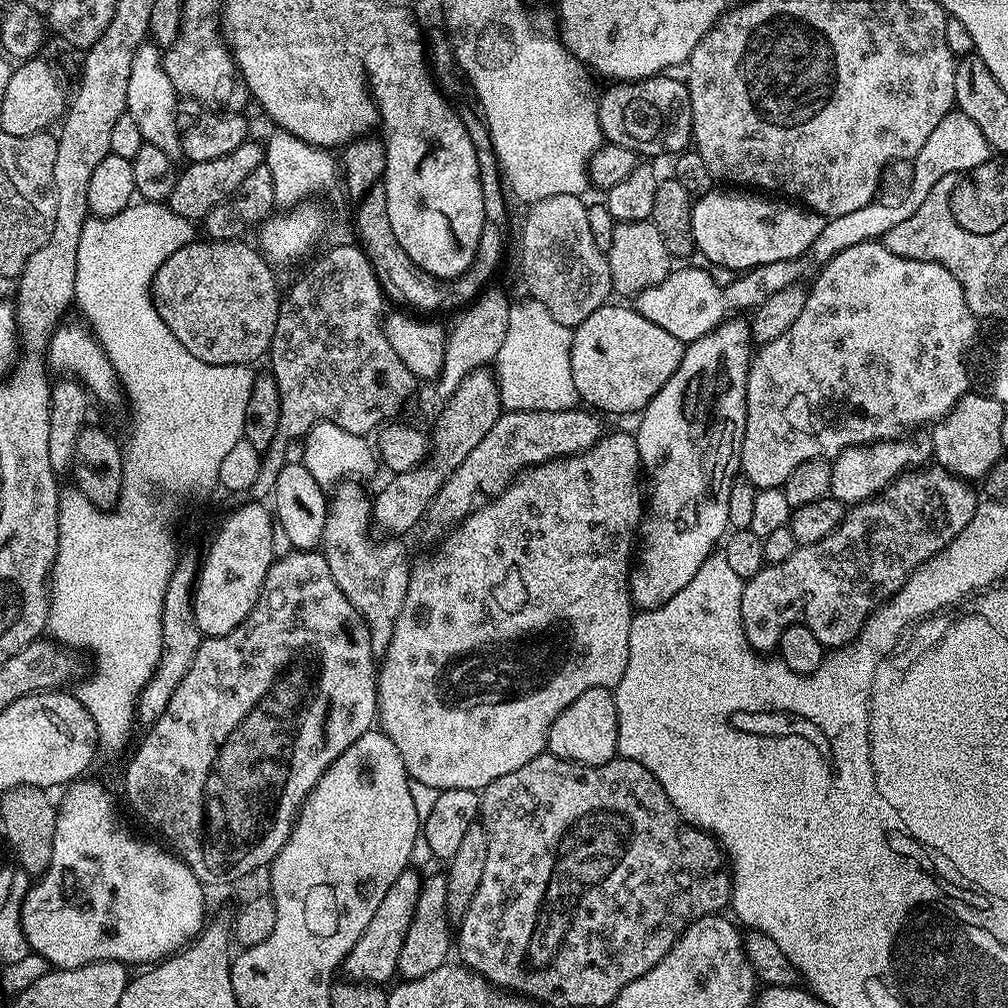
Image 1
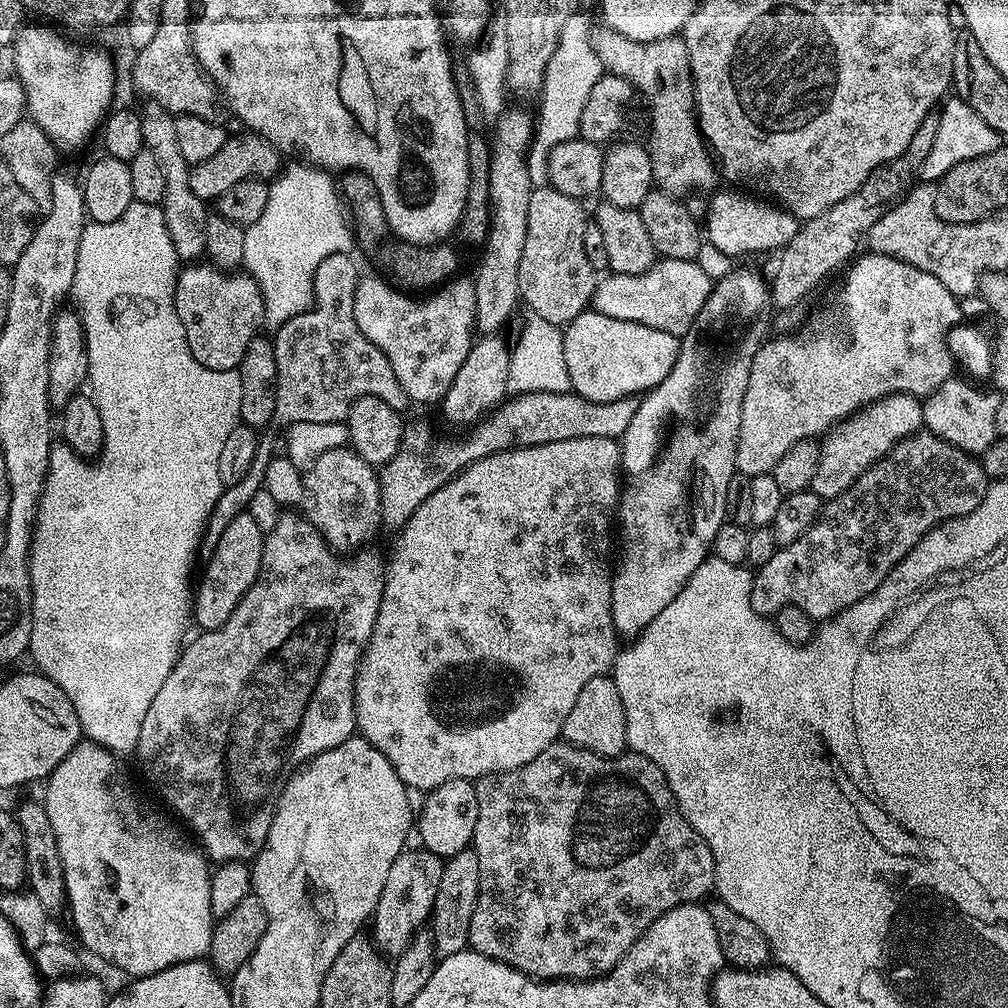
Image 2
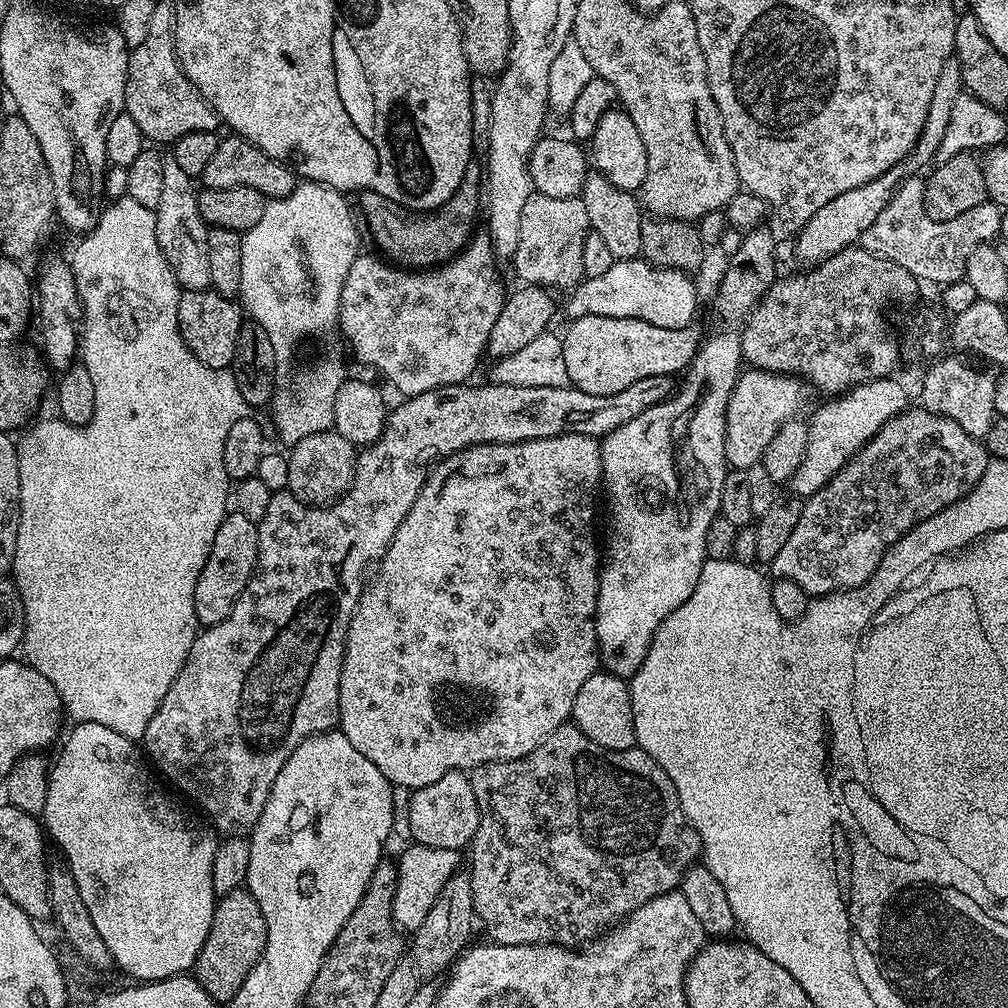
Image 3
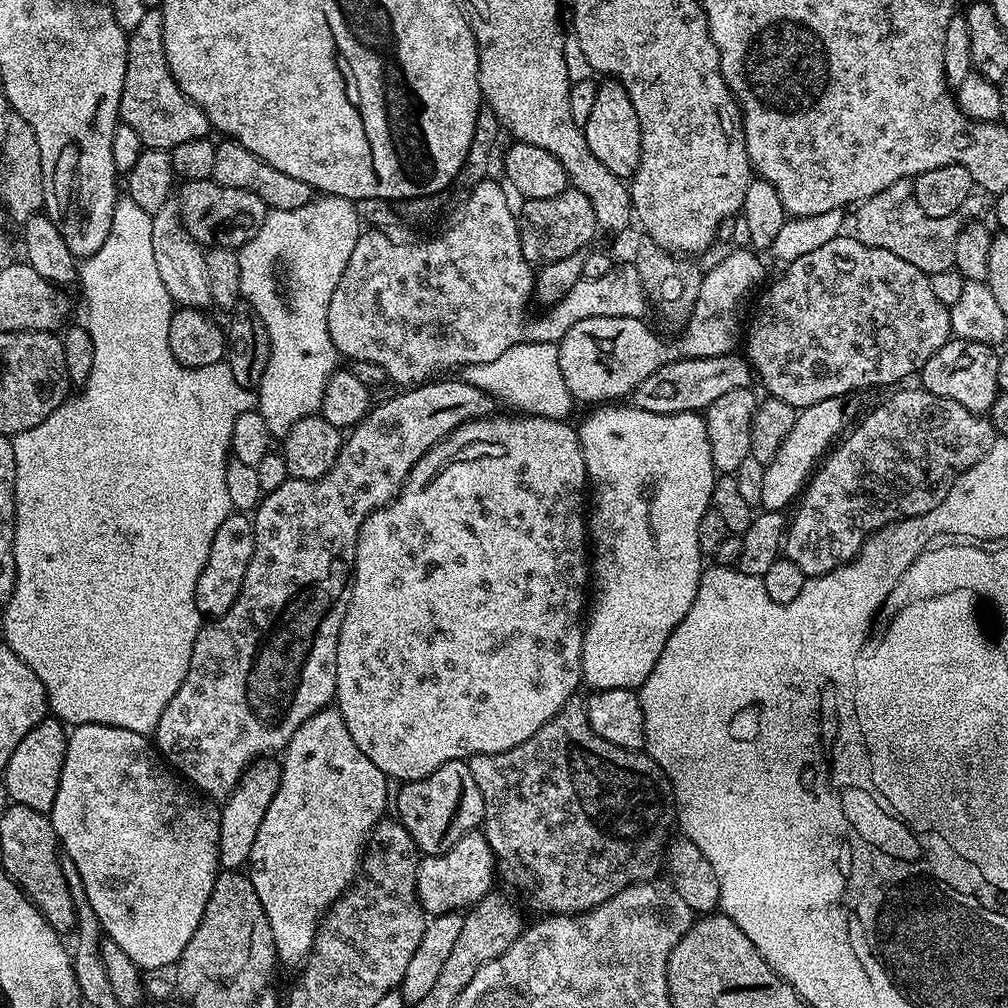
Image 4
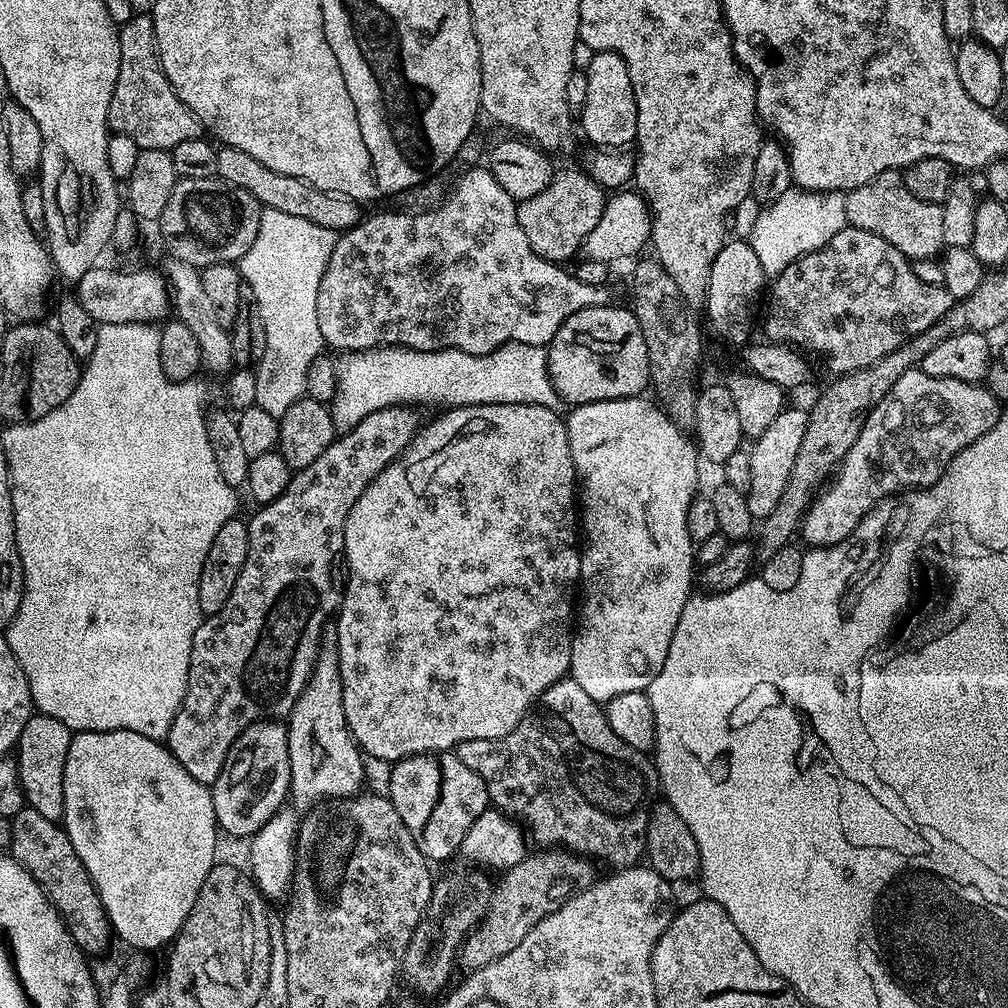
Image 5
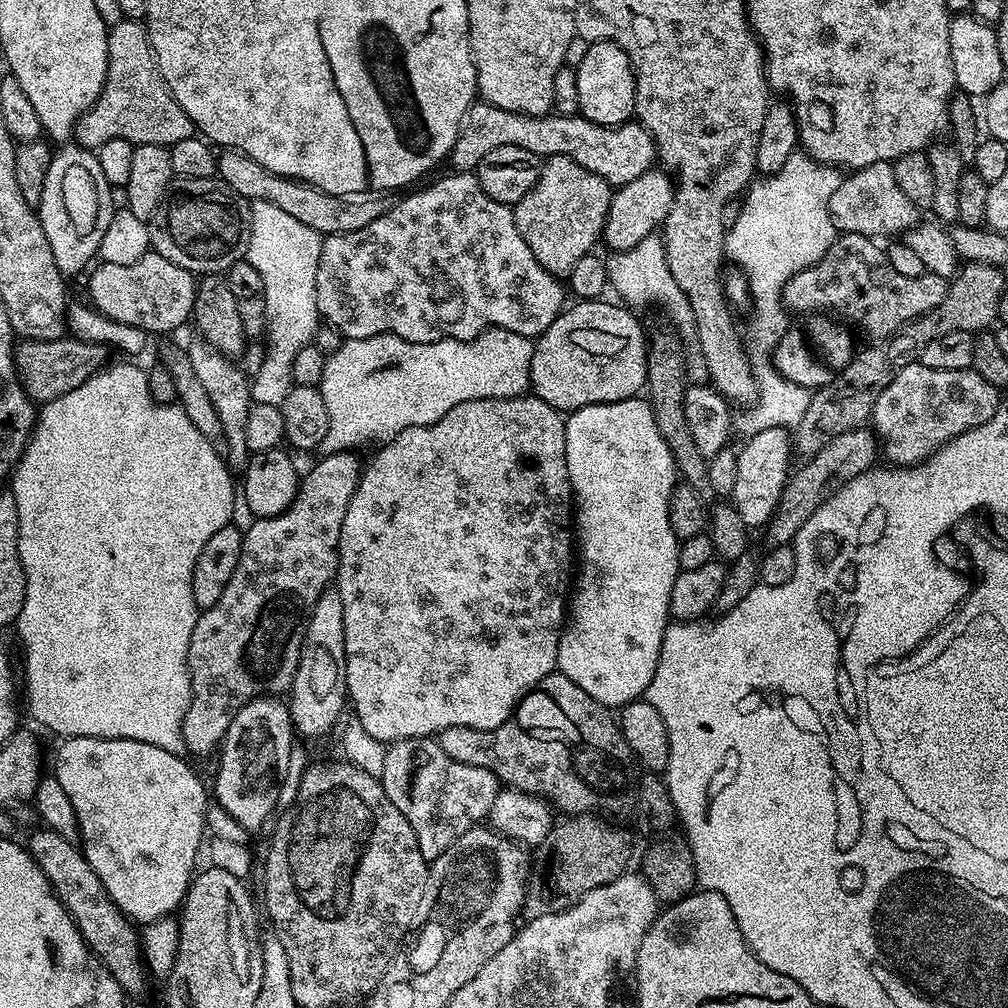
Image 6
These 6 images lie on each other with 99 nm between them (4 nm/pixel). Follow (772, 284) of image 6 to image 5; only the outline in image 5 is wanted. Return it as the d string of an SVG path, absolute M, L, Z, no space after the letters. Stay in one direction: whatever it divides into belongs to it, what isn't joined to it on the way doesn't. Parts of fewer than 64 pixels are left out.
M789 190L761 212L764 213L752 224L750 243L754 254L758 254L758 262L762 262L762 270L772 278L806 254L824 248L834 234L849 227L846 202L838 192Z

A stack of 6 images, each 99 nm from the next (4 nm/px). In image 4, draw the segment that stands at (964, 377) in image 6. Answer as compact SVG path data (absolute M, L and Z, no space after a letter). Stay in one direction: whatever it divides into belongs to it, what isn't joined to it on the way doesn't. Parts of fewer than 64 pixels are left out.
M919 386L903 388L896 390L901 390L901 392L894 393L889 400L882 401L852 433L849 431L823 457L822 463L815 469L814 475L809 479L802 495L799 497L798 503L795 505L795 508L797 507L796 513L791 513L788 521L788 530L784 538L782 552L787 560L794 562L794 566L798 566L798 570L804 572L805 577L821 576L827 572L834 571L836 568L841 568L844 564L849 564L859 554L860 547L863 546L865 539L871 536L872 533L877 532L878 529L885 528L888 524L895 524L897 520L905 520L911 516L921 516L938 506L942 506L946 494L950 494L950 486L954 486L954 482L963 472L970 470L970 466L978 463L988 453L990 446L994 446L998 433L987 415L966 410L966 406L958 406L958 402L950 402L950 398L942 398L938 394L930 394L926 389Z

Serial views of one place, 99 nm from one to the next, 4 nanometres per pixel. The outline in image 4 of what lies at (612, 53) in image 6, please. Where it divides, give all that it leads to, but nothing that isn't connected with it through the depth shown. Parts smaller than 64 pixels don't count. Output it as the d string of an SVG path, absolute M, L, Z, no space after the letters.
M611 78L601 79L596 85L594 106L590 109L590 118L586 118L582 127L586 146L590 146L590 154L594 154L594 158L598 158L598 162L602 162L602 166L606 166L606 170L610 170L610 174L621 178L635 176L642 158L642 134L638 114L634 114L634 102L630 102L630 94L626 94L626 86L622 86L618 80Z

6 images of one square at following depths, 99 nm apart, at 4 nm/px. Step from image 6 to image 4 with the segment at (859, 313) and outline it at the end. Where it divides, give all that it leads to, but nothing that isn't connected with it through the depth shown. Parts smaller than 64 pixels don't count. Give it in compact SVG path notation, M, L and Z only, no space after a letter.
M841 234L834 237L830 242L826 242L826 246L818 246L818 250L810 250L810 254L802 254L801 256L795 256L794 259L787 265L788 268L768 289L765 287L763 289L764 297L760 300L760 305L756 308L756 317L752 320L752 325L747 325L746 328L746 348L748 344L748 352L746 351L746 359L749 364L752 365L752 371L758 377L759 383L760 380L764 383L764 388L769 397L774 400L781 400L786 402L790 407L794 409L809 408L814 406L814 402L826 402L826 398L844 398L847 397L847 392L856 392L859 388L872 388L875 384L896 384L899 385L901 382L899 380L904 380L907 376L915 377L919 373L920 369L924 367L924 363L927 362L930 357L939 350L943 344L947 344L950 337L952 336L952 323L950 322L950 308L949 305L938 302L937 296L934 295L934 289L930 287L930 282L928 281L929 273L918 270L918 266L910 266L910 262L906 262L906 258L898 258L898 254L890 254L886 250L881 248L865 248L864 243L860 240L857 240L855 235L852 234Z

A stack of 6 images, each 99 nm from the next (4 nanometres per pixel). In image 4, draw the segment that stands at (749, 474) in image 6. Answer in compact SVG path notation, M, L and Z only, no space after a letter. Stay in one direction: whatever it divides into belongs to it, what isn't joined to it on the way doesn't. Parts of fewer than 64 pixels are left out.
M826 398L826 402L814 402L814 406L797 411L794 426L790 426L790 434L786 434L782 446L778 446L778 454L774 454L772 461L764 466L762 498L759 502L763 511L779 512L787 509L787 504L791 505L803 493L817 467L818 458L823 457L845 431L844 403L841 398Z

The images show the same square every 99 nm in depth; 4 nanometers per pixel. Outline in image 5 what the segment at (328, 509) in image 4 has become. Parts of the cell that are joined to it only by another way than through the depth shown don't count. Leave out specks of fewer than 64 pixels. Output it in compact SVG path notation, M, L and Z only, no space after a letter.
M395 404L382 410L374 410L374 414L366 414L366 418L362 418L358 422L358 426L354 426L349 432L337 435L332 444L326 446L326 450L322 450L321 456L314 462L310 462L310 466L299 469L286 486L286 490L282 490L282 494L278 494L278 498L274 498L274 502L257 507L255 509L257 512L253 514L252 520L247 521L250 550L246 554L242 574L238 574L238 582L234 582L234 590L230 590L230 598L226 598L226 606L222 606L222 610L214 616L204 616L194 634L194 646L190 650L190 670L188 671L186 694L182 698L182 706L178 710L178 714L174 714L174 722L166 737L166 747L172 751L174 758L178 758L178 762L182 762L182 766L186 770L186 774L190 774L190 778L198 778L198 782L211 786L222 770L230 746L238 738L238 734L242 734L244 728L249 728L250 725L256 724L259 720L280 722L291 716L294 706L310 678L316 655L320 653L322 637L326 631L324 623L328 619L329 623L339 613L340 604L344 601L344 582L346 579L344 523L350 514L350 506L354 506L354 502L358 502L362 490L366 490L366 486L370 486L370 482L374 482L374 478L378 478L378 474L382 474L382 470L386 470L386 466L390 462L394 462L408 449L409 442L414 439L422 427L422 419L420 420L420 416L416 412L419 411L415 407Z

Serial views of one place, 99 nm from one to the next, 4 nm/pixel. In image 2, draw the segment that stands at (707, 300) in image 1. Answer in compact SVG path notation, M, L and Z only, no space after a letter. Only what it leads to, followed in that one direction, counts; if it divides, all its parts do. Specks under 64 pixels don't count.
M660 258L650 266L648 272L642 274L612 272L605 275L596 285L591 307L610 318L618 318L622 322L638 322L642 326L650 326L650 330L666 330L666 334L674 334L682 338L690 331L693 322L698 318L706 298L712 293L713 283L713 277L708 277L707 270L696 260L665 260Z

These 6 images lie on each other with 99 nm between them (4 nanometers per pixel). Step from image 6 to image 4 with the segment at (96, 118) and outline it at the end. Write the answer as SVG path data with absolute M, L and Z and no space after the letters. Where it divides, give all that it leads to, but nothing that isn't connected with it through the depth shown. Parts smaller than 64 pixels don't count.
M149 8L146 14L142 14L142 22L134 26L134 30L127 33L128 53L126 54L126 82L122 86L122 98L120 99L120 120L130 130L138 133L142 138L145 148L163 148L171 150L182 142L190 142L194 138L205 138L209 135L210 125L206 114L196 105L191 98L184 95L184 91L178 86L178 82L170 74L170 66L166 62L164 53L164 39L162 38L162 14L159 8Z

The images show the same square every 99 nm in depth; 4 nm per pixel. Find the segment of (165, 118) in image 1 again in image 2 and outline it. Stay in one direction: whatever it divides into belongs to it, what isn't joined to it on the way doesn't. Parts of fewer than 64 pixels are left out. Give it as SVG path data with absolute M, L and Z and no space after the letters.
M151 102L143 105L141 109L142 132L144 147L154 154L155 160L162 165L166 177L166 194L162 201L166 226L170 230L170 242L174 242L177 257L184 262L196 262L204 256L204 243L206 242L206 222L210 215L206 210L205 201L190 190L190 165L186 158L182 158L182 150L178 150L178 137L175 135L175 117L160 104Z

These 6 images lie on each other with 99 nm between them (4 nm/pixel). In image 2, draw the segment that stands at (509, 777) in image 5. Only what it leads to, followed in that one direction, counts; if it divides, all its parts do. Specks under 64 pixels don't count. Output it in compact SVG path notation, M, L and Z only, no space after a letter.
M557 742L542 750L538 758L526 762L526 766L518 766L518 770L486 774L475 781L475 786L478 822L474 826L470 847L478 854L480 889L478 902L474 906L474 918L470 918L468 942L471 951L481 952L483 956L508 964L527 976L538 980L594 980L604 976L658 917L680 904L703 901L703 896L715 889L716 863L710 854L710 846L706 846L702 834L698 834L698 830L686 822L670 790L666 773L654 766L650 756L639 756L628 750L609 758L567 742Z

